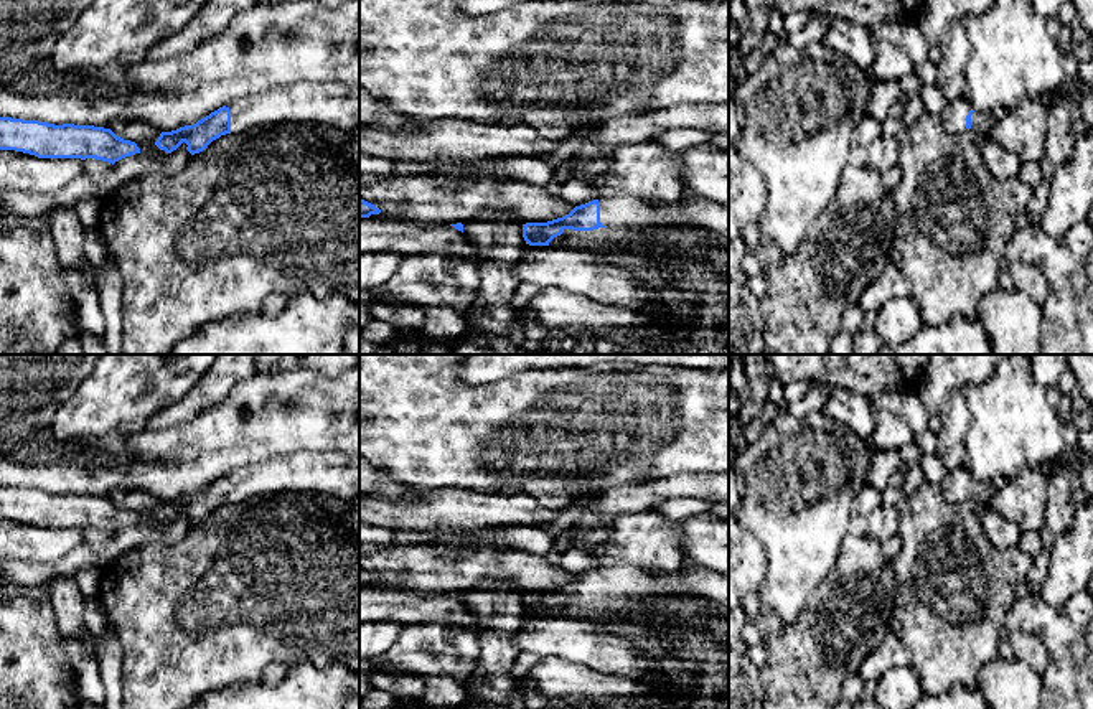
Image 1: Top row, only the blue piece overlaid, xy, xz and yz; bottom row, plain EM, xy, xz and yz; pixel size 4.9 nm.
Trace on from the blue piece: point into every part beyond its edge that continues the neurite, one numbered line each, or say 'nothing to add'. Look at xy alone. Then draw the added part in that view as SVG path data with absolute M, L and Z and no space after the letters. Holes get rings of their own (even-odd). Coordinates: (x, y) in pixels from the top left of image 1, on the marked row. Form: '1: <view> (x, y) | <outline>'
1: xy (332, 104) | M298 82L265 89L226 104L231 134L277 122L336 127L354 139L359 127L359 86L341 82Z

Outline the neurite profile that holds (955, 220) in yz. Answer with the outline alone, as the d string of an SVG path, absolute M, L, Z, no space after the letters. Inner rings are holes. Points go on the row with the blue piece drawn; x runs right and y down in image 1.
M923 112L897 139L902 180L892 190L898 218L890 262L910 282L923 325L938 326L955 317L973 320L979 302L999 289L1001 259L1034 188L1019 176L997 180L981 157L986 135L951 134L940 115Z

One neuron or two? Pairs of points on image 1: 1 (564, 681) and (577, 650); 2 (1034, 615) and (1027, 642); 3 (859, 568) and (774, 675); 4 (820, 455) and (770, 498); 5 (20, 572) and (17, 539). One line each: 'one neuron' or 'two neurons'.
1: two neurons
2: two neurons
3: one neuron
4: one neuron
5: two neurons

